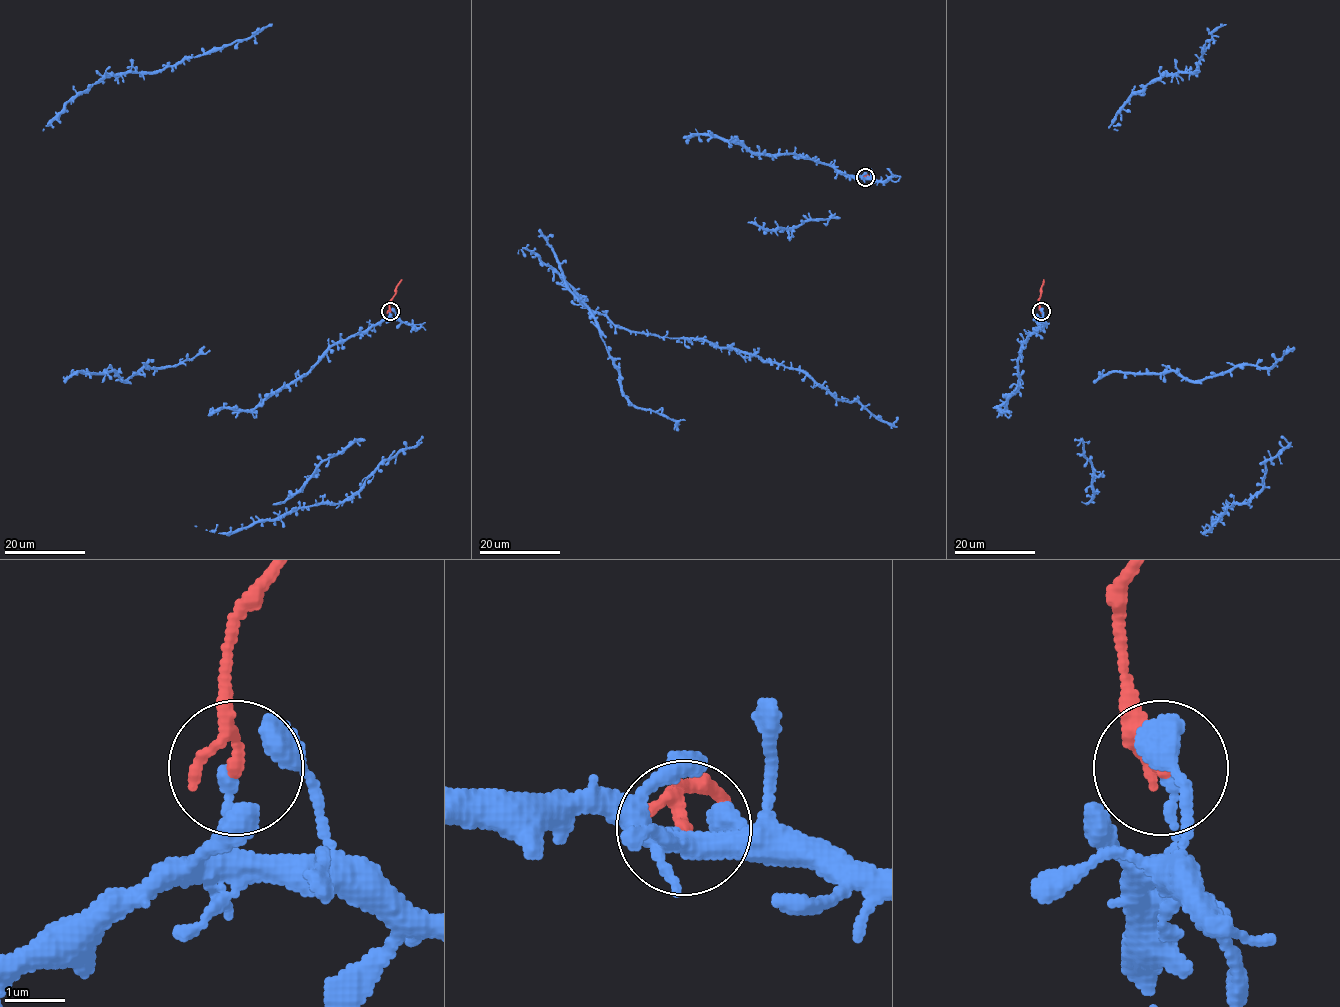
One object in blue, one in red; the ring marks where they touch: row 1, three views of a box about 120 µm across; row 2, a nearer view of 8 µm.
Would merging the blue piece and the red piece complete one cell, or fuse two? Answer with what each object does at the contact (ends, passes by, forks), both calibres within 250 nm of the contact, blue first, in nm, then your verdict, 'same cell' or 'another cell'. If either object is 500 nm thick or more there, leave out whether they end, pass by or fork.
blue ends | red passes by | 220/170 nm | another cell

